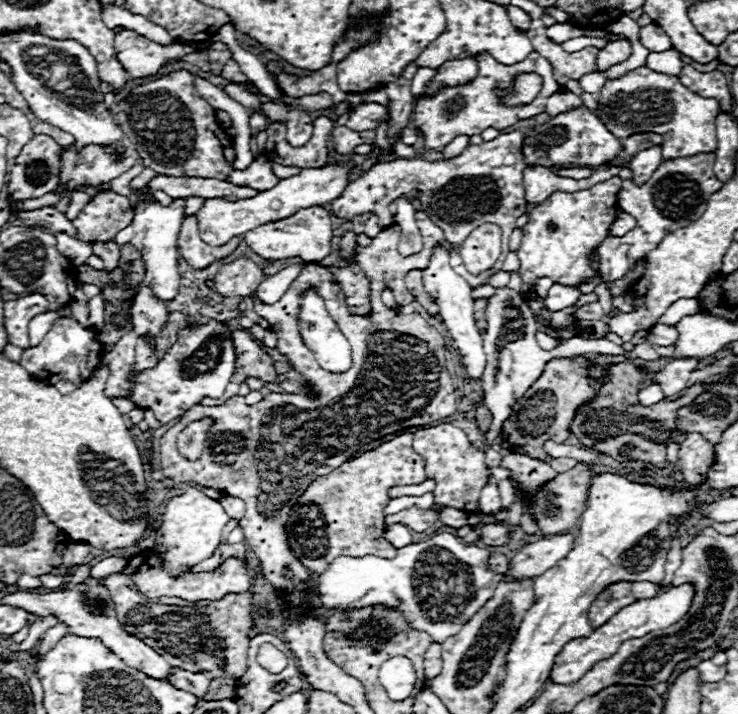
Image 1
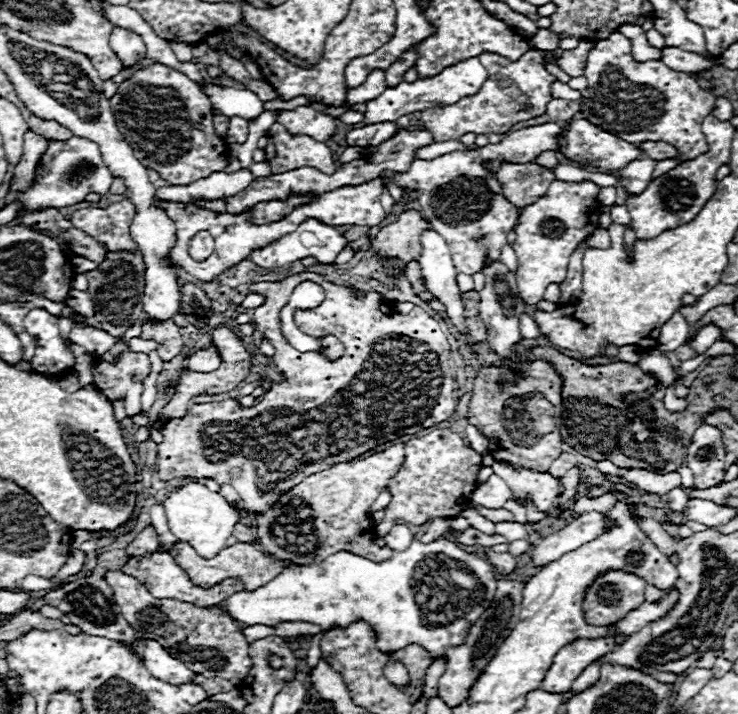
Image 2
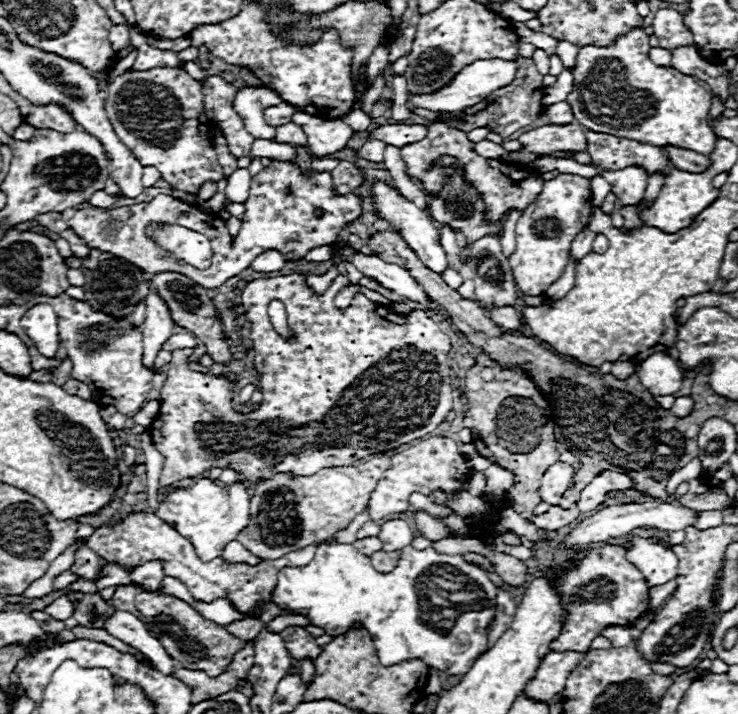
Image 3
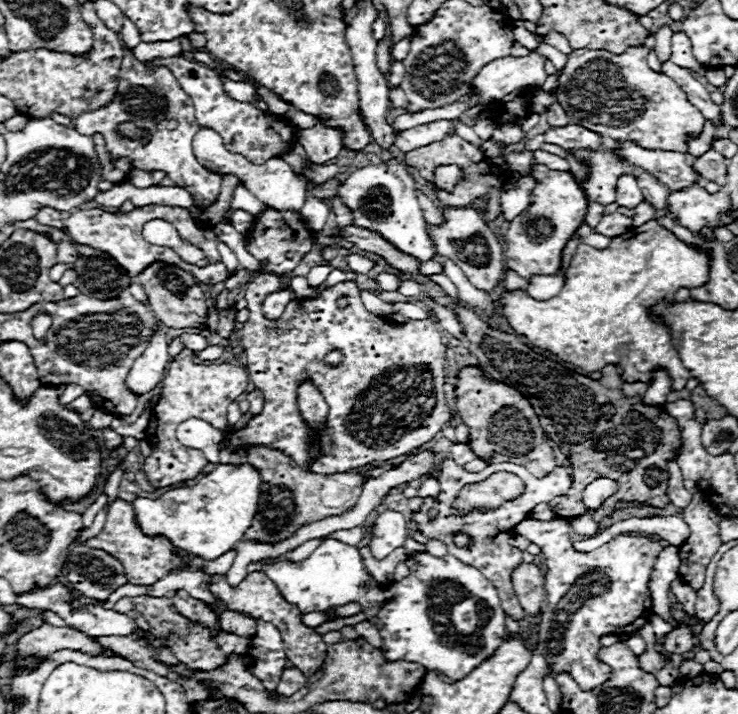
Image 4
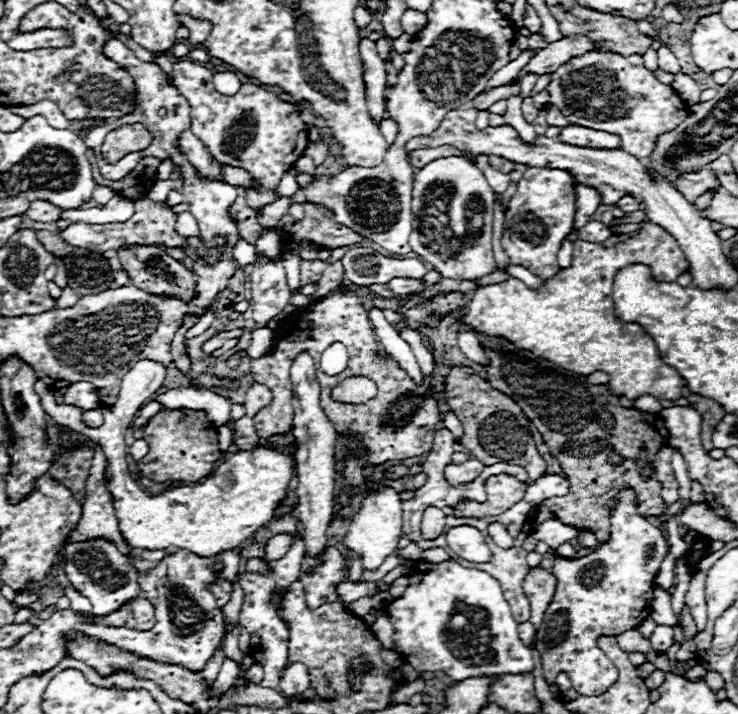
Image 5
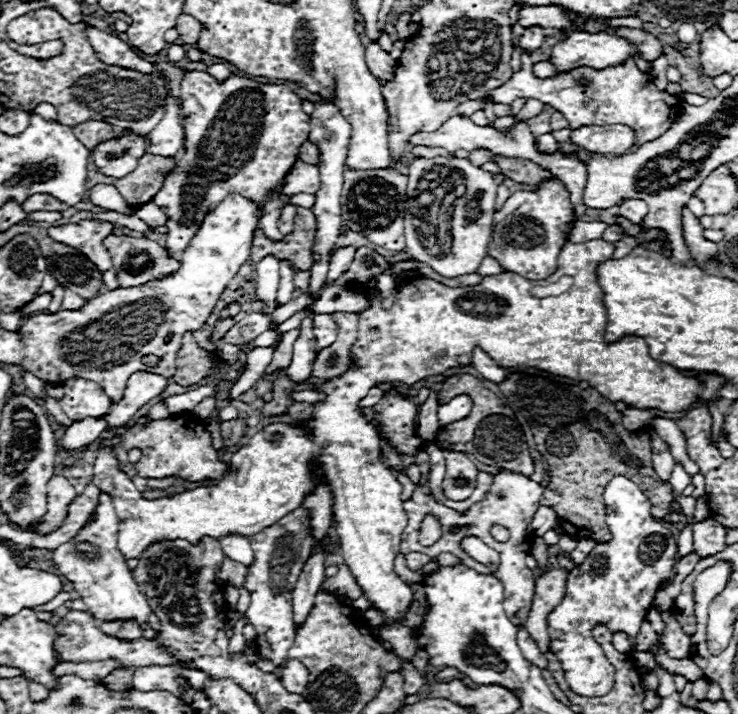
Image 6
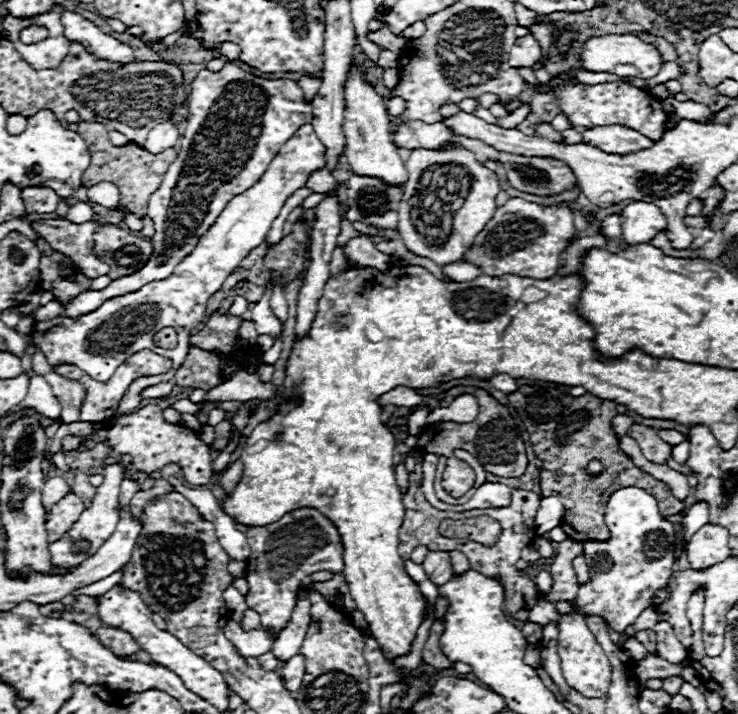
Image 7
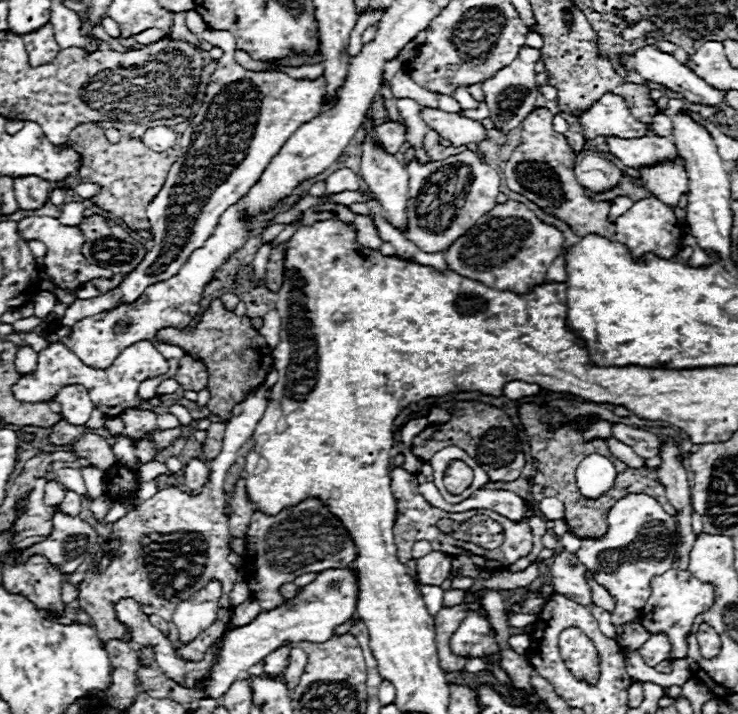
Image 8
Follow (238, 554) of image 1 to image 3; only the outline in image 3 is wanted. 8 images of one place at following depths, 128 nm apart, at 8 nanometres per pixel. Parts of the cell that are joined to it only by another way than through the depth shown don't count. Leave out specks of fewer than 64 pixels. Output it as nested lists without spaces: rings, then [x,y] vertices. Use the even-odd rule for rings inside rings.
[[[132,512],[132,514],[126,514],[124,518],[120,518],[114,526],[104,524],[98,530],[94,530],[94,534],[88,538],[86,544],[94,552],[98,552],[98,556],[102,556],[108,562],[114,562],[114,564],[118,564],[126,570],[136,568],[138,564],[146,564],[150,560],[162,560],[162,570],[166,572],[166,576],[182,580],[196,600],[212,602],[216,598],[228,598],[238,612],[244,612],[244,614],[256,614],[258,612],[256,618],[260,618],[262,622],[270,622],[276,616],[286,614],[276,602],[272,602],[278,572],[284,566],[310,562],[314,558],[316,548],[318,548],[318,546],[310,544],[310,548],[296,550],[290,556],[282,556],[278,560],[264,560],[258,566],[226,564],[222,558],[202,562],[196,556],[190,540],[180,536],[174,528],[170,528],[164,520],[156,518],[150,512]],[[260,602],[262,602],[262,608],[258,608]]]

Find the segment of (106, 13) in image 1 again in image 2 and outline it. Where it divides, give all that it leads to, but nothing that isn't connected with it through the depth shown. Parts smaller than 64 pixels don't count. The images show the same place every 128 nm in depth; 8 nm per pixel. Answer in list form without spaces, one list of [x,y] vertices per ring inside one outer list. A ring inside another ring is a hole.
[[[170,42],[170,46],[172,46],[172,50],[174,50],[174,54],[176,54],[176,58],[180,60],[180,62],[192,62],[192,46],[190,44],[182,44],[182,42]]]

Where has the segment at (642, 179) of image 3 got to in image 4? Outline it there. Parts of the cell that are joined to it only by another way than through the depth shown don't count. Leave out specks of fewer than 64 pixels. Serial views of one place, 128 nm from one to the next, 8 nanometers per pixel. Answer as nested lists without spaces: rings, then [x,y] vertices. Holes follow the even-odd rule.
[[[624,174],[618,180],[616,186],[616,204],[624,208],[636,208],[642,202],[642,190],[636,184],[636,178],[632,174]]]

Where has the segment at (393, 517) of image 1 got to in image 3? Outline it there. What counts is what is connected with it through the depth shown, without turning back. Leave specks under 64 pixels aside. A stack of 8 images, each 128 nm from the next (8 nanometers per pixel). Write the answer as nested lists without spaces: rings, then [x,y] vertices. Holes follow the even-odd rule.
[[[432,436],[422,438],[418,444],[410,446],[408,450],[392,456],[392,466],[384,472],[384,478],[376,484],[370,500],[368,500],[368,514],[370,520],[380,520],[386,514],[406,512],[408,510],[408,496],[412,492],[430,494],[432,490],[444,490],[444,492],[456,492],[456,480],[462,480],[464,476],[470,476],[468,460],[458,452],[456,442],[444,436]]]

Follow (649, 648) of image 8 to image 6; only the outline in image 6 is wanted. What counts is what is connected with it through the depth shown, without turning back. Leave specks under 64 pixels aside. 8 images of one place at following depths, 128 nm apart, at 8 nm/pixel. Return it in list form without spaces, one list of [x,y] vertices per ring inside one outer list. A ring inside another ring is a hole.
[[[624,476],[612,478],[604,490],[604,502],[606,502],[606,524],[610,532],[614,534],[614,538],[606,544],[598,542],[592,548],[592,552],[586,556],[584,564],[570,570],[568,580],[566,580],[564,600],[546,618],[546,628],[550,634],[550,648],[556,654],[556,658],[562,662],[568,686],[576,694],[582,694],[588,698],[608,694],[614,686],[614,672],[616,672],[614,666],[604,656],[600,644],[592,636],[594,624],[606,624],[610,632],[626,632],[630,636],[631,650],[635,650],[636,634],[654,602],[654,594],[658,592],[664,580],[672,578],[674,564],[676,564],[676,538],[672,530],[668,530],[662,522],[658,522],[650,514],[650,508],[652,508],[650,500],[632,480]],[[662,612],[664,632],[662,632],[662,646],[669,657],[675,659],[688,658],[692,646],[691,638],[684,636],[680,624],[674,620],[670,612]]]

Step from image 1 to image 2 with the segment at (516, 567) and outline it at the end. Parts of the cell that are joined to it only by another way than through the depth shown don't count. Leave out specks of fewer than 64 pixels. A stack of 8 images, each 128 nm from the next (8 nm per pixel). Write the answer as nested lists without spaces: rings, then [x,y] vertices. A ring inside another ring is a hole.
[[[586,512],[578,518],[574,518],[562,530],[544,538],[532,552],[532,562],[536,566],[546,566],[548,562],[558,560],[566,552],[572,552],[572,550],[580,548],[582,544],[602,536],[606,532],[606,528],[610,528],[610,526],[614,526],[614,520],[604,522],[602,512]]]

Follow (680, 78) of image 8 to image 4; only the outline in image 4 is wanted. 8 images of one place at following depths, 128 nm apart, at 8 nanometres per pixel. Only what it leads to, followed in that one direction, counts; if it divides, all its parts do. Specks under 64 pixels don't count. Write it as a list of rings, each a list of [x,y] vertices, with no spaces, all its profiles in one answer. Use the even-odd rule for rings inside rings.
[[[542,54],[494,60],[474,78],[474,92],[480,94],[480,102],[498,102],[516,88],[542,86],[546,80],[544,62]]]

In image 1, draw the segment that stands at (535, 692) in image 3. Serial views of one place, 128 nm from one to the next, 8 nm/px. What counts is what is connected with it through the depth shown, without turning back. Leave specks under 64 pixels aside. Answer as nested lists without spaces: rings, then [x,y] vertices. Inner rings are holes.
[[[682,584],[682,586],[670,586],[670,590],[662,592],[656,598],[648,598],[648,600],[638,600],[626,608],[622,608],[618,614],[614,614],[604,626],[596,628],[592,636],[588,638],[578,638],[572,640],[570,644],[566,644],[562,648],[562,652],[556,656],[552,672],[550,672],[550,680],[554,684],[572,684],[578,682],[598,660],[604,660],[608,656],[612,656],[618,646],[630,638],[640,638],[652,630],[660,630],[660,628],[668,628],[672,624],[676,624],[690,608],[694,598],[694,588],[690,584]]]

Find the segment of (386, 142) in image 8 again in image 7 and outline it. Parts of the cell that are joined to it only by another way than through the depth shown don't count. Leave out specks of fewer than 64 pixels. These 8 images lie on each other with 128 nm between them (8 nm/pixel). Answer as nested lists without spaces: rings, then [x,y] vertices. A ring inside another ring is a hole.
[[[422,120],[400,122],[394,132],[396,148],[438,148],[440,144],[452,140],[452,132],[444,124],[426,124]]]

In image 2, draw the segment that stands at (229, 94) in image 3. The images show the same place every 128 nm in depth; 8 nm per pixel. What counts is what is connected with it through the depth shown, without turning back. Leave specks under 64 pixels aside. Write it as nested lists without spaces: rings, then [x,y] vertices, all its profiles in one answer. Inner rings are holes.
[[[232,116],[230,122],[228,122],[228,136],[226,136],[226,142],[228,144],[244,144],[246,138],[248,138],[248,122],[244,118],[236,118]]]

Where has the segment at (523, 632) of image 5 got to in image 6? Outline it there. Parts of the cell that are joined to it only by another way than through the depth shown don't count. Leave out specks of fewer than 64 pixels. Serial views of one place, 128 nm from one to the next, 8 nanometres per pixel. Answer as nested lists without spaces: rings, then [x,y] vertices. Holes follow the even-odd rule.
[[[522,626],[518,630],[518,644],[520,644],[522,654],[526,656],[526,660],[530,660],[532,664],[538,664],[538,668],[546,668],[546,656],[538,650],[536,642],[530,638],[530,634]]]

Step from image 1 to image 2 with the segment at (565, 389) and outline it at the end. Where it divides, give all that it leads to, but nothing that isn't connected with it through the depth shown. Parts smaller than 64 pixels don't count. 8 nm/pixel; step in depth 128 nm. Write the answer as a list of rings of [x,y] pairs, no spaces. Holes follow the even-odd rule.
[[[542,360],[524,362],[520,374],[512,372],[506,366],[482,366],[472,382],[472,398],[468,410],[468,422],[480,430],[482,436],[490,440],[490,454],[496,462],[508,462],[516,470],[548,472],[550,464],[560,456],[560,422],[562,422],[562,398],[560,398],[562,380],[554,368]],[[502,378],[508,378],[510,384],[502,384]]]

